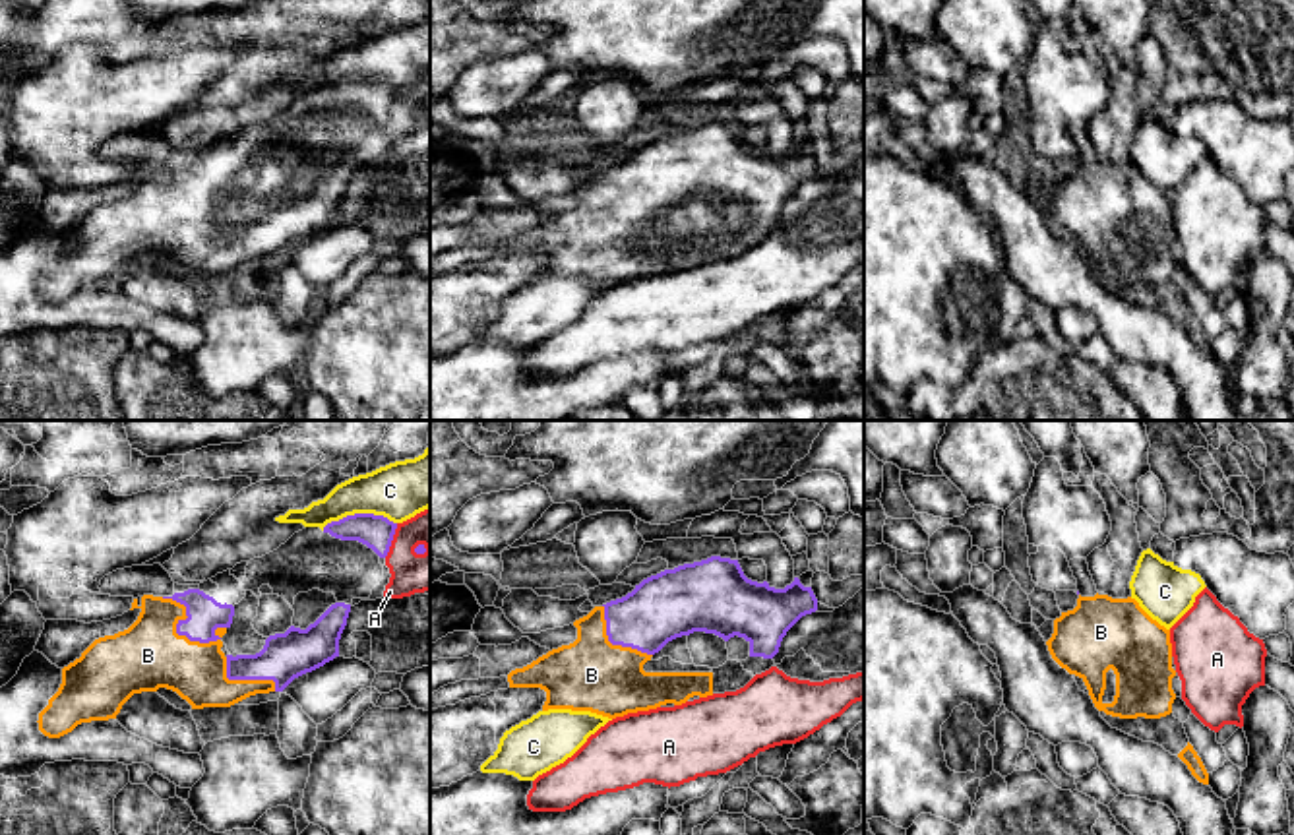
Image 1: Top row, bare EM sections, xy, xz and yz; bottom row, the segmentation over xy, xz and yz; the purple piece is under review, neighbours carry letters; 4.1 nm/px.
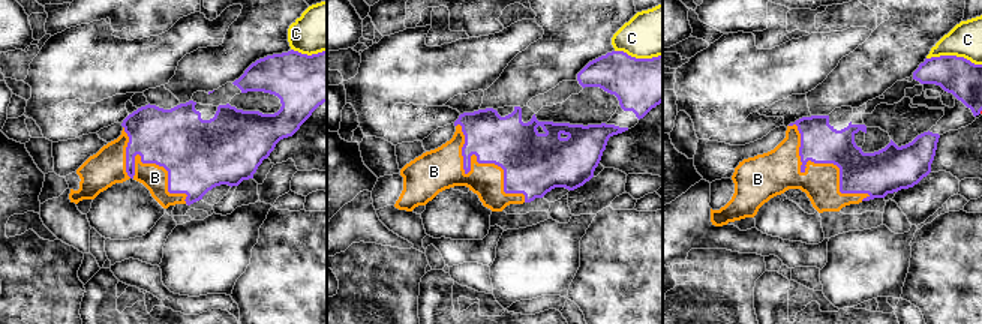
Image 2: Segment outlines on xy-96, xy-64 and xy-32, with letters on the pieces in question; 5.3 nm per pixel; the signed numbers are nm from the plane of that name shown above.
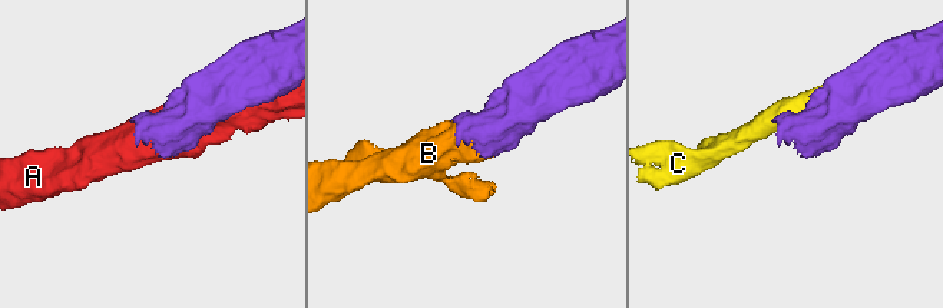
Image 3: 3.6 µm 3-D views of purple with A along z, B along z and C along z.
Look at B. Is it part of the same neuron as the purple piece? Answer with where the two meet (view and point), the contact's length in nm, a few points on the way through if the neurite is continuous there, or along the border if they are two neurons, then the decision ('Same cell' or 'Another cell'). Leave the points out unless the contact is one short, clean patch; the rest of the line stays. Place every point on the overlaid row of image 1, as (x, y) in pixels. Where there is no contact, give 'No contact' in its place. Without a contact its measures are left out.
Touches purple at xy (177, 628). Shared border 300 nm. Same cell

